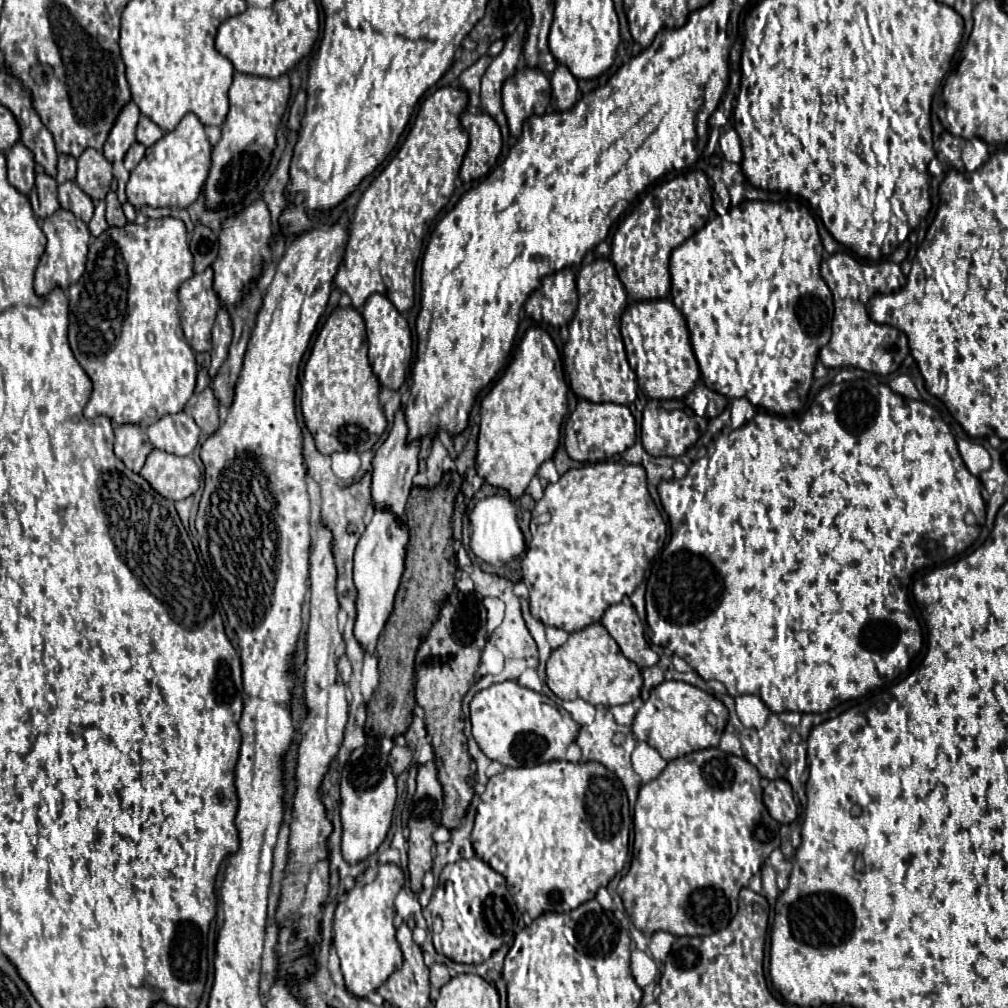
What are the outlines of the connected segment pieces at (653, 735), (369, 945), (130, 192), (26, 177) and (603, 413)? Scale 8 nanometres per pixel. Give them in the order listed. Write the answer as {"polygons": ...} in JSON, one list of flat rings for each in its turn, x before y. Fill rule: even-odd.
{"polygons":[[[664,681,660,687,650,691,648,701,638,709,632,723,632,733,638,741,654,747,666,761,672,761,692,751,718,747,726,721,728,709,716,697,684,681]],[[376,863,368,867,362,879,346,893,346,901,338,903,334,913,334,945,340,957,340,969,346,989,358,997,366,997,378,989,388,975,400,967,402,951,396,941,394,901,404,885,404,871,396,863]],[[194,113,184,115,174,131,166,133,158,143,146,149,144,159,130,173,130,179,126,183,128,203,132,203,136,211,140,207,187,208,192,205,206,183,210,171,210,153,212,145,208,143,200,119]],[[18,141,8,153,8,181,12,187,16,187,22,195,28,195,34,187,34,159,32,153]],[[580,399,564,427,564,445,568,457,580,463,596,463,610,459,618,453,624,453,628,447,634,445,634,441,636,441,636,423,626,405,590,403,586,399]]]}

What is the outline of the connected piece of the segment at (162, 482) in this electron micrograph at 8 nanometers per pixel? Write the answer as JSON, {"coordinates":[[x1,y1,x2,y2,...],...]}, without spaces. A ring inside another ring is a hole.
{"coordinates":[[160,449,148,455,140,475,170,501,182,501,200,487,200,469,192,457,176,457]]}

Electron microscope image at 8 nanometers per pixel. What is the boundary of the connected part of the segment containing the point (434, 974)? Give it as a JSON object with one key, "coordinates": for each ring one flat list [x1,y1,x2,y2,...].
{"coordinates":[[434,963,430,967,430,983,432,983,432,987,440,989,444,983,448,983,448,979,450,979,450,973,448,973,448,967,444,963]]}

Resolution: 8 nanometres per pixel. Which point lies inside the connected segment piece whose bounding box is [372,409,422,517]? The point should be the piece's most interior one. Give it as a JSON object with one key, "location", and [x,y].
{"location":[395,464]}

